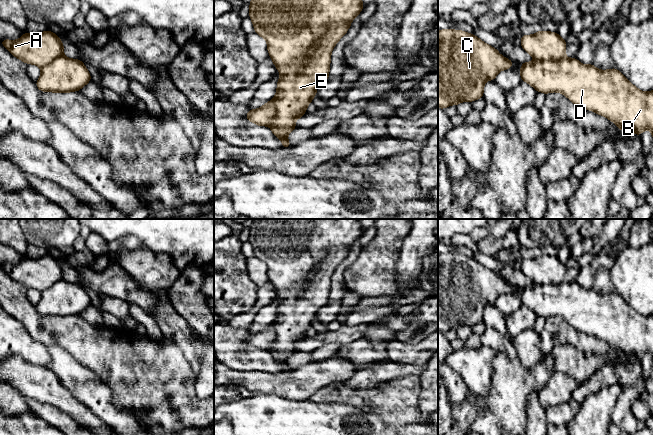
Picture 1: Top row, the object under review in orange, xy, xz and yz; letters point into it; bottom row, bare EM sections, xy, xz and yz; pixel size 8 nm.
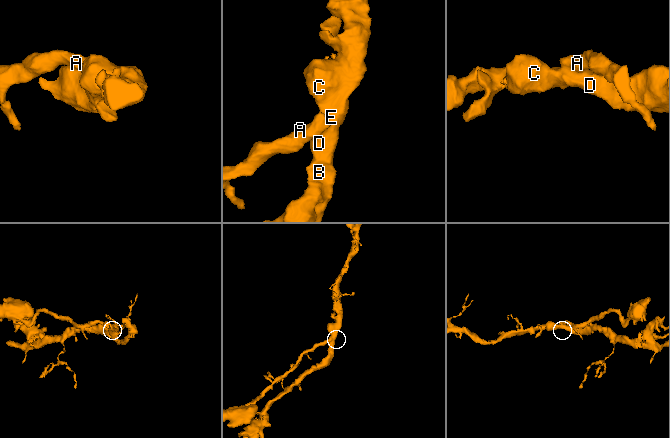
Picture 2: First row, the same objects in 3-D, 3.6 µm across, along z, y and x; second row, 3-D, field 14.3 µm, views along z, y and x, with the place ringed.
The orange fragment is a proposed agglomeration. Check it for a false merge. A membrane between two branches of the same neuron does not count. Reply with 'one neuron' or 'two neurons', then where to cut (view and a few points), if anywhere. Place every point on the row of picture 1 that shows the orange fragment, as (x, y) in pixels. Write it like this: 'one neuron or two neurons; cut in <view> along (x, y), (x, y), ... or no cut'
two neurons; cut in yz along (565, 56), (559, 59), (536, 60)

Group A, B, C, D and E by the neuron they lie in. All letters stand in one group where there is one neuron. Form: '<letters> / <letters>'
A / B C D E

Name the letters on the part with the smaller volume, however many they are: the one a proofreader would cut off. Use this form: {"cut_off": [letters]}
{"cut_off": ["A"]}

